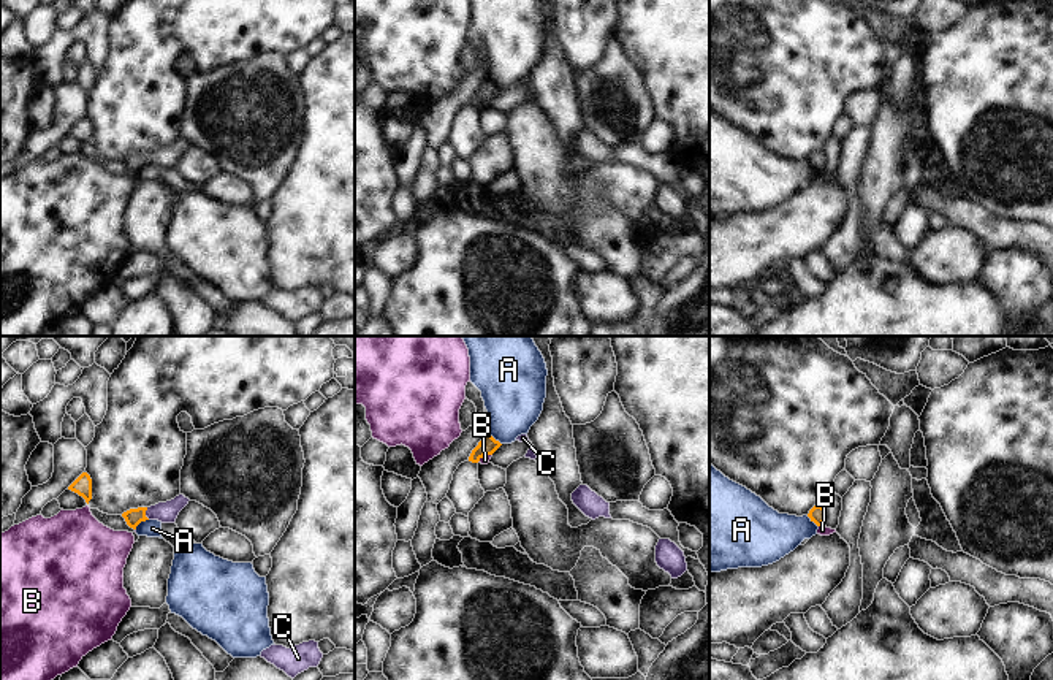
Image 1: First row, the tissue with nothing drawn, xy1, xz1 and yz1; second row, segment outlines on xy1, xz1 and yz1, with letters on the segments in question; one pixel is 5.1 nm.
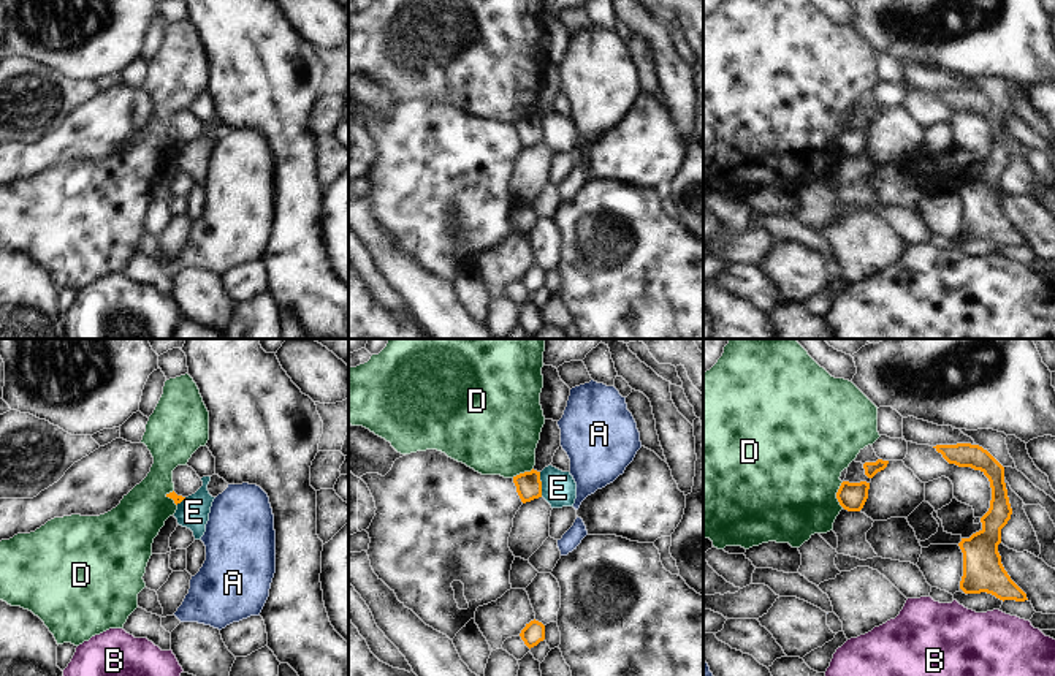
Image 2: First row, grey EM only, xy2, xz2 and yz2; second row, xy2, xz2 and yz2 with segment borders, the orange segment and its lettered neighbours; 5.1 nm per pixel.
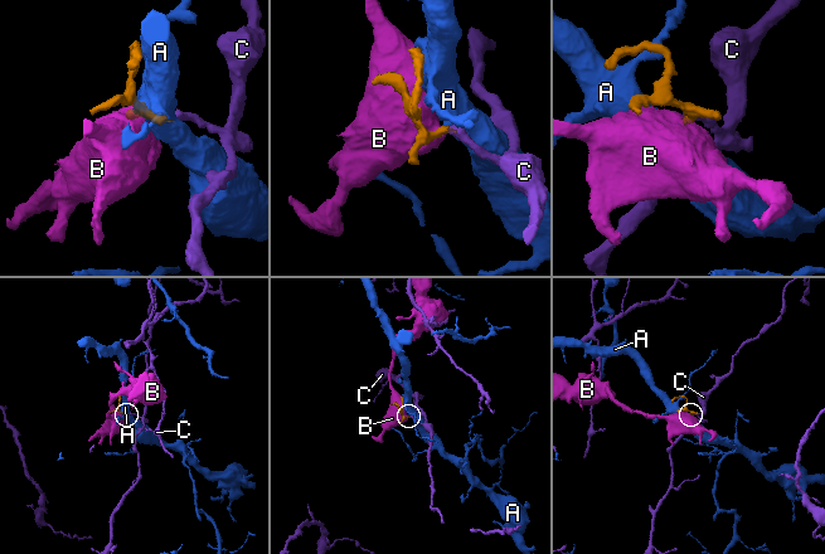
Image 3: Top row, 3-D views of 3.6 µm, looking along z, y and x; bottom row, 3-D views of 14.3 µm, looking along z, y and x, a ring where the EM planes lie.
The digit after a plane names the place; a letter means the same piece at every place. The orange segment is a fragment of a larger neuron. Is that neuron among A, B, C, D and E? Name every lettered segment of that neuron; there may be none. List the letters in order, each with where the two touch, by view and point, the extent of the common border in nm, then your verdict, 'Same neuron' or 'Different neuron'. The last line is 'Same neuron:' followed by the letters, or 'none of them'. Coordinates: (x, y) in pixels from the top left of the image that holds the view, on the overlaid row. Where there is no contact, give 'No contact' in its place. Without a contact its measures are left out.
A: Touches orange at xy1 (141, 520). Shared border 90 nm. Different neuron
B: Touches orange at xz1 (483, 455). Shared border 90 nm. Different neuron
C: Touches orange at xy1 (144, 514). Shared border 70 nm. Same neuron
D: Touches orange at yz2 (837, 494). Shared border 140 nm. Different neuron
E: Touches orange at xz2 (540, 485). Shared border 130 nm. Different neuron
Same neuron: C

